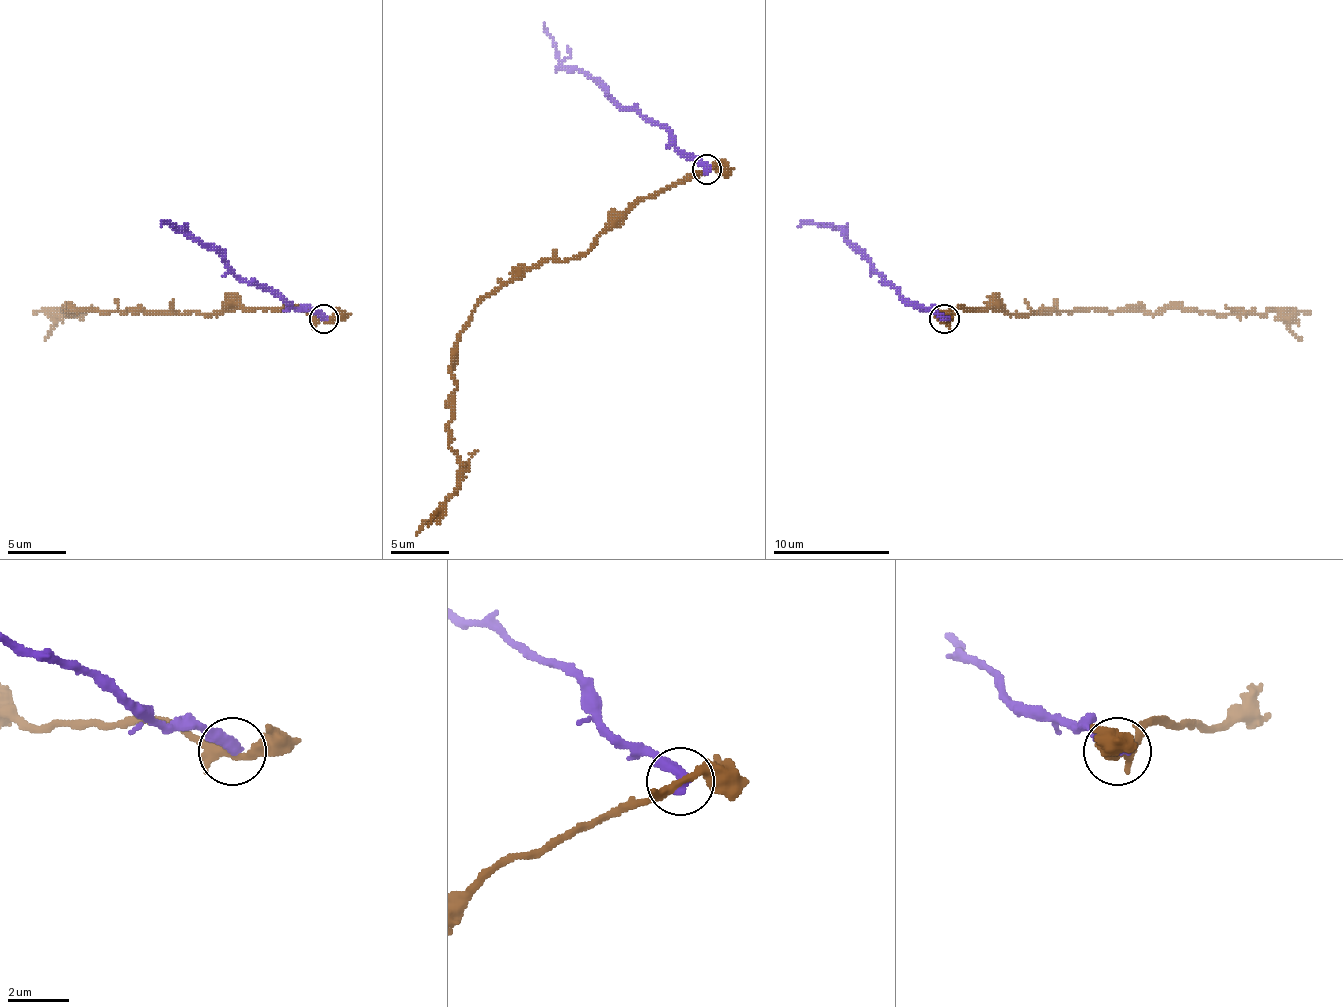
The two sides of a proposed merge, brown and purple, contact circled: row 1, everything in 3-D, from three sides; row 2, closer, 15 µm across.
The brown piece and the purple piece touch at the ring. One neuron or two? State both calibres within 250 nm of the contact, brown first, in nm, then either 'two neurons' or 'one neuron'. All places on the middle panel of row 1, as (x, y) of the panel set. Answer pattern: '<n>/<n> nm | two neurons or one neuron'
240/440 nm | two neurons

